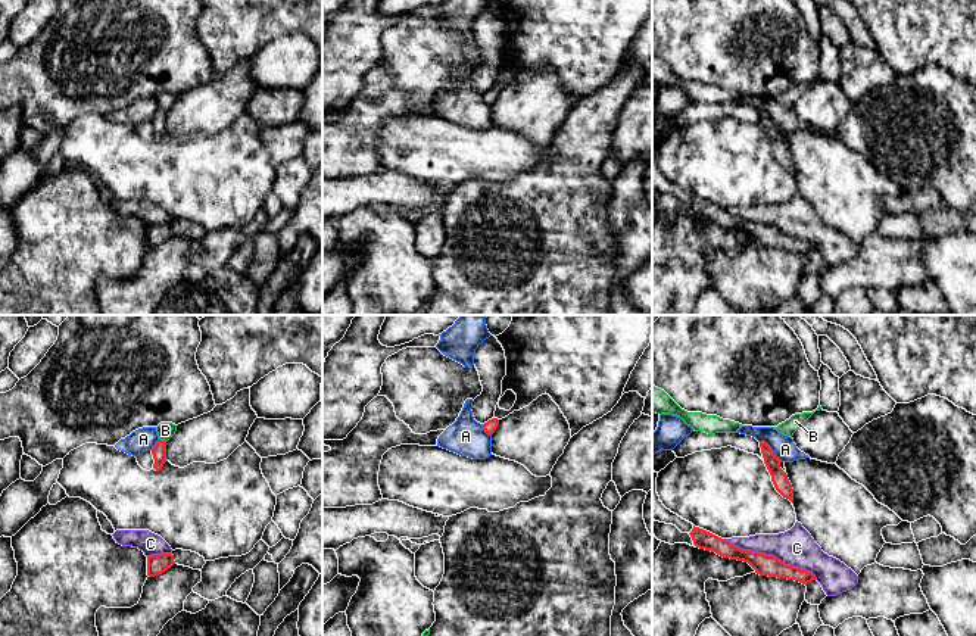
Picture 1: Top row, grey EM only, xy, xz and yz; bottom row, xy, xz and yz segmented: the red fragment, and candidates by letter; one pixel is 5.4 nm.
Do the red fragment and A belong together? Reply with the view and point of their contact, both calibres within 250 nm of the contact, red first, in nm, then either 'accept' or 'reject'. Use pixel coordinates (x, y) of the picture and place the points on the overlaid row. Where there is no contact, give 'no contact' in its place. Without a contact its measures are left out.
yz (770, 449) | 90/120 nm | reject

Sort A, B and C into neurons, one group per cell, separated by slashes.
A / B / C

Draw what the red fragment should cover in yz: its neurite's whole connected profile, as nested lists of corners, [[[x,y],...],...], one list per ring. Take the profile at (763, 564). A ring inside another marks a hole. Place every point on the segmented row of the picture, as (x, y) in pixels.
[[[652,470],[652,520],[665,524],[673,524],[682,533],[689,533],[693,540],[693,545],[699,549],[715,552],[723,558],[748,562],[760,576],[795,580],[805,586],[816,580],[814,574],[807,570],[786,565],[773,555],[743,551],[729,543],[726,539],[721,539],[704,529],[695,527],[692,523],[671,512],[659,501],[659,496],[657,493],[657,477],[658,473]]]

